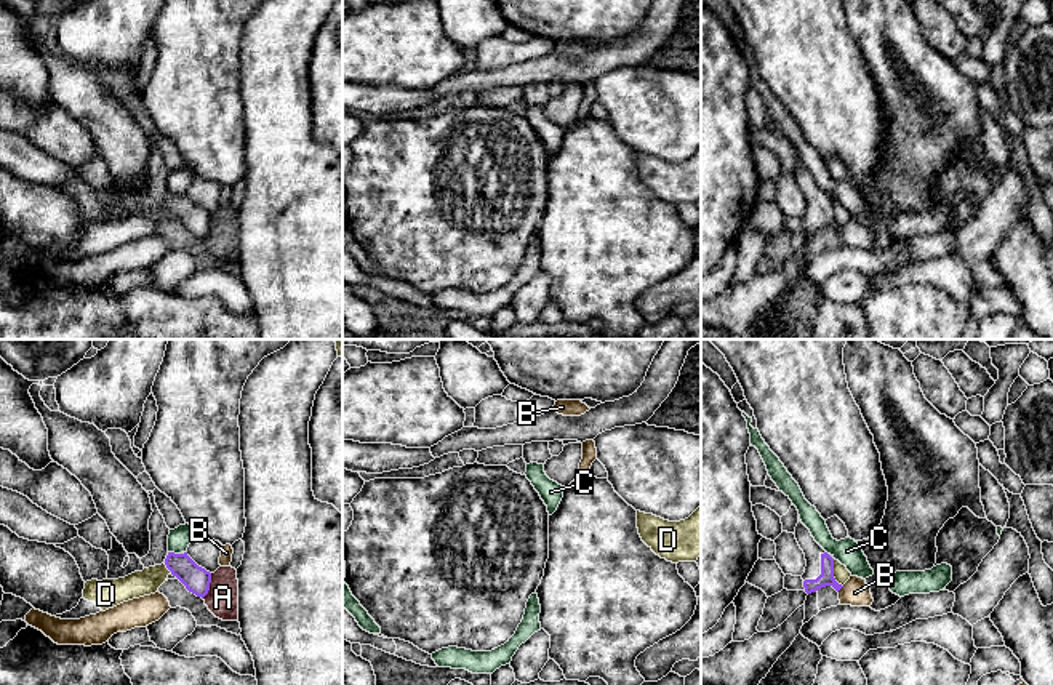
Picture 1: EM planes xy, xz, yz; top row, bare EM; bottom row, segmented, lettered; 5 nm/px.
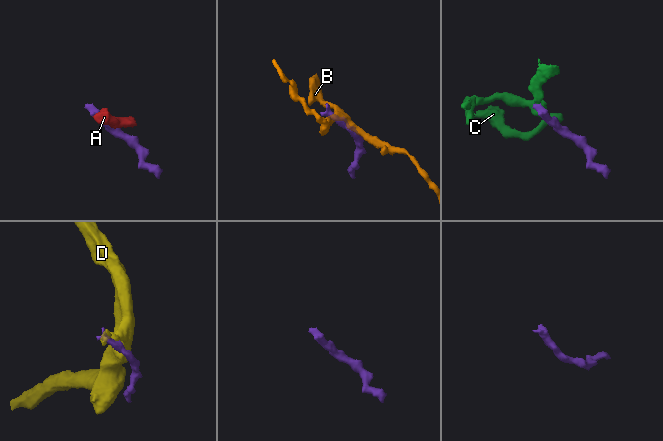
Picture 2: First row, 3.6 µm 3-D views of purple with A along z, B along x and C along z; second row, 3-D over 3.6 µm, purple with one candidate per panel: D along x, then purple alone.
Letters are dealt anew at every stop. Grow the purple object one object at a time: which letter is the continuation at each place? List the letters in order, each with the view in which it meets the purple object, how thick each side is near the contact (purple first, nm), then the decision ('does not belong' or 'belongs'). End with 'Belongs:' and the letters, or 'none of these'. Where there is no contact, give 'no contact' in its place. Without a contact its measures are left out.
A: xy | 130/160 nm | does not belong
B: yz | 80/140 nm | does not belong
C: xy | 130/120 nm | does not belong
D: yz | 80/80 nm | does not belong
Belongs: none of these

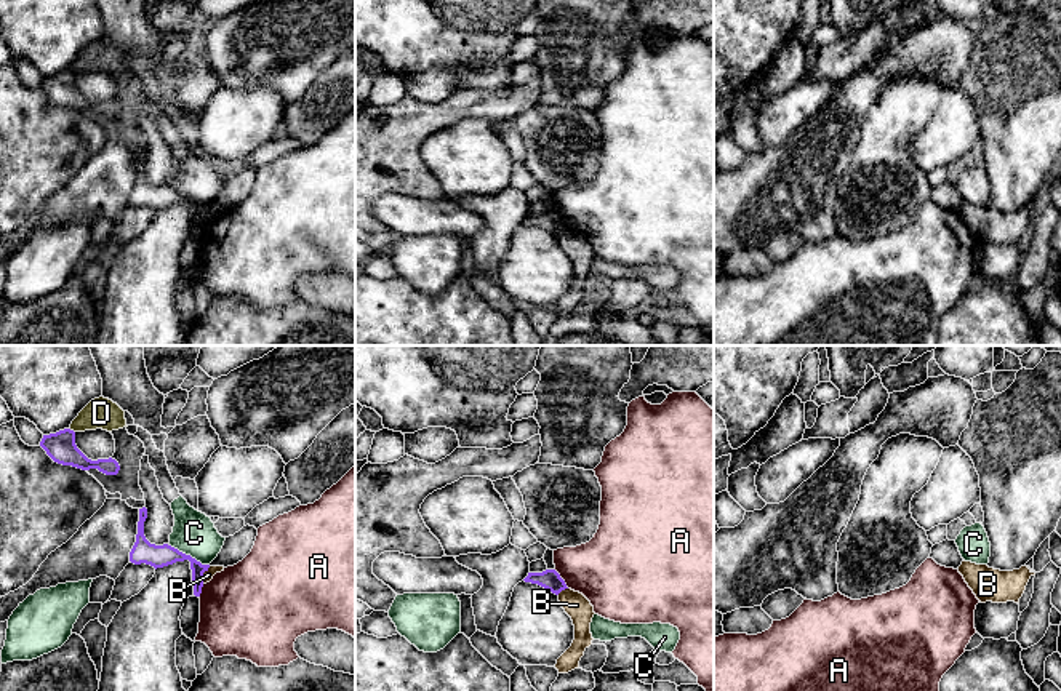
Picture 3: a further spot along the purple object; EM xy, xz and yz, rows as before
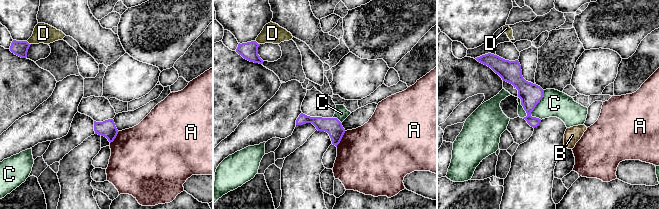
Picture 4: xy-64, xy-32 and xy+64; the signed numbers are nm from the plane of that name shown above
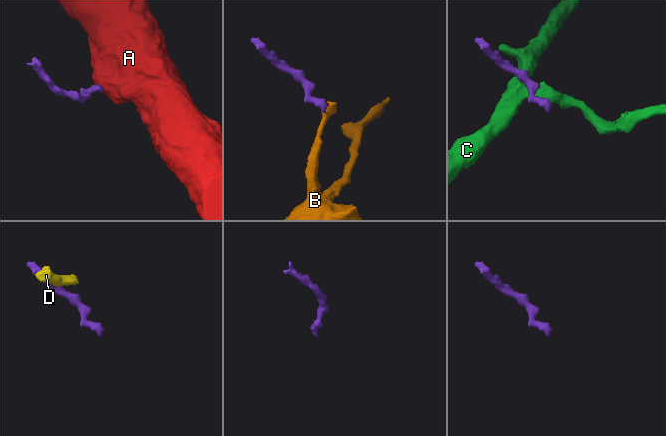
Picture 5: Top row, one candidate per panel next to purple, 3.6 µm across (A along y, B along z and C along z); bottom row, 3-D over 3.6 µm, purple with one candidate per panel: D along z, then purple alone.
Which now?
A: xz | 100/360 nm | does not belong
B: xy | 110/50 nm | does not belong
C: xy | 110/220 nm | does not belong
D: xy | 150/160 nm | does not belong
Belongs: none of these

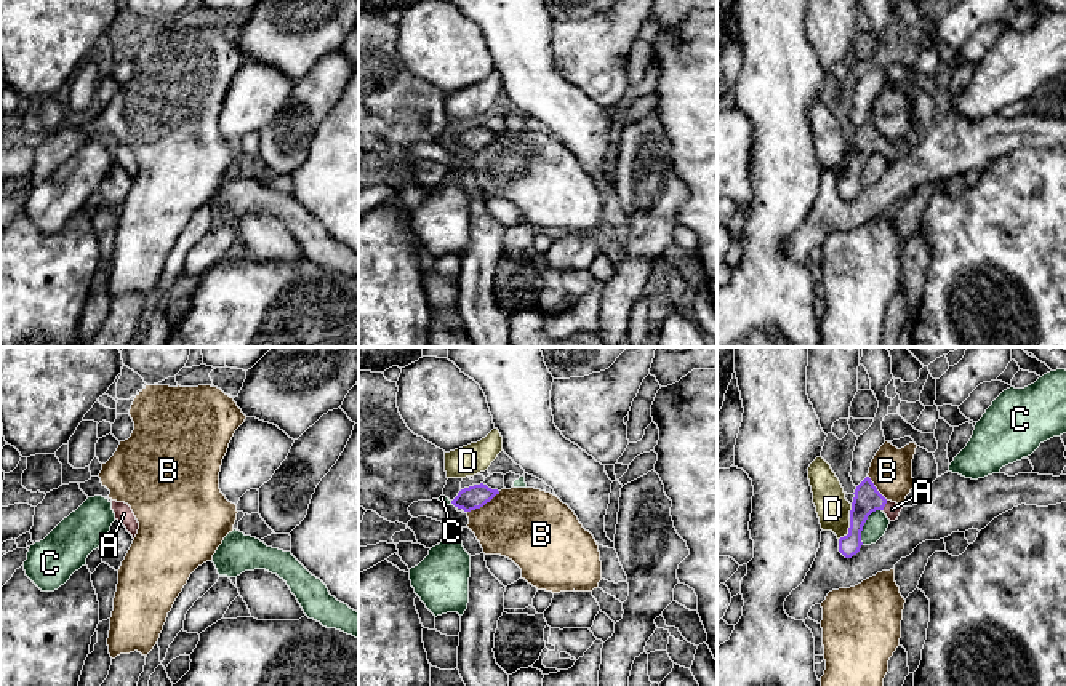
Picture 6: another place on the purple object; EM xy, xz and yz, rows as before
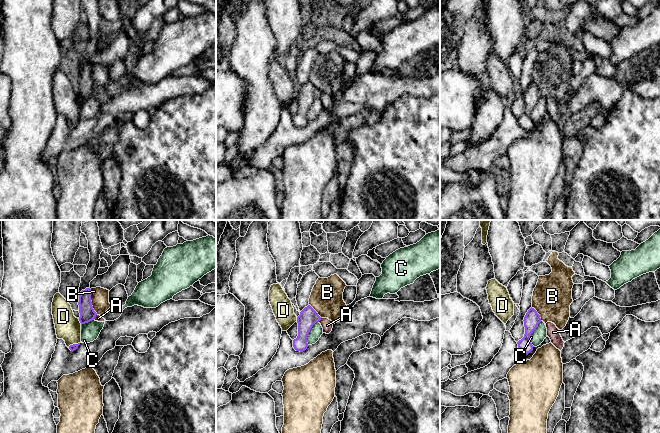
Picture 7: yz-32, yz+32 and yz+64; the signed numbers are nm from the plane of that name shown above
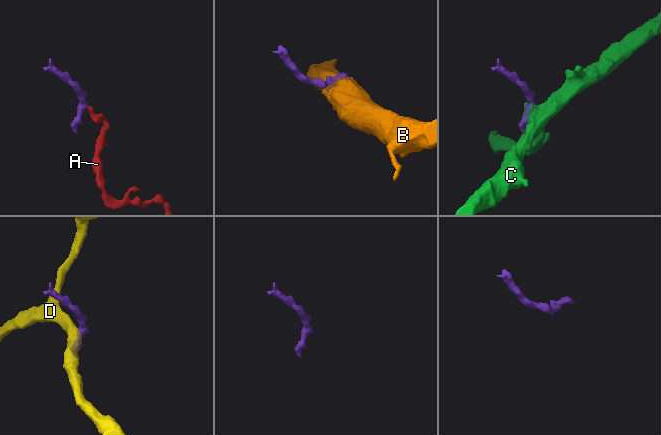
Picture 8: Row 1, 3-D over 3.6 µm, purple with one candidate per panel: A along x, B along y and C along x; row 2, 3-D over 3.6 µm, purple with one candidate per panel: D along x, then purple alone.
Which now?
A: yz | 140/80 nm | belongs
B: xz | 120/380 nm | does not belong
C: yz | 140/120 nm | does not belong
D: yz | 140/170 nm | does not belong
Belongs: A

